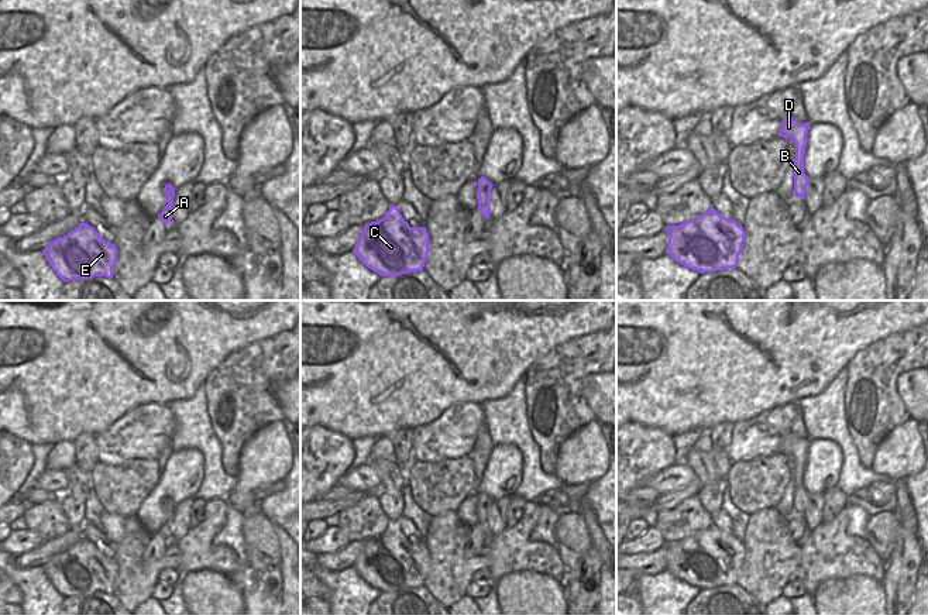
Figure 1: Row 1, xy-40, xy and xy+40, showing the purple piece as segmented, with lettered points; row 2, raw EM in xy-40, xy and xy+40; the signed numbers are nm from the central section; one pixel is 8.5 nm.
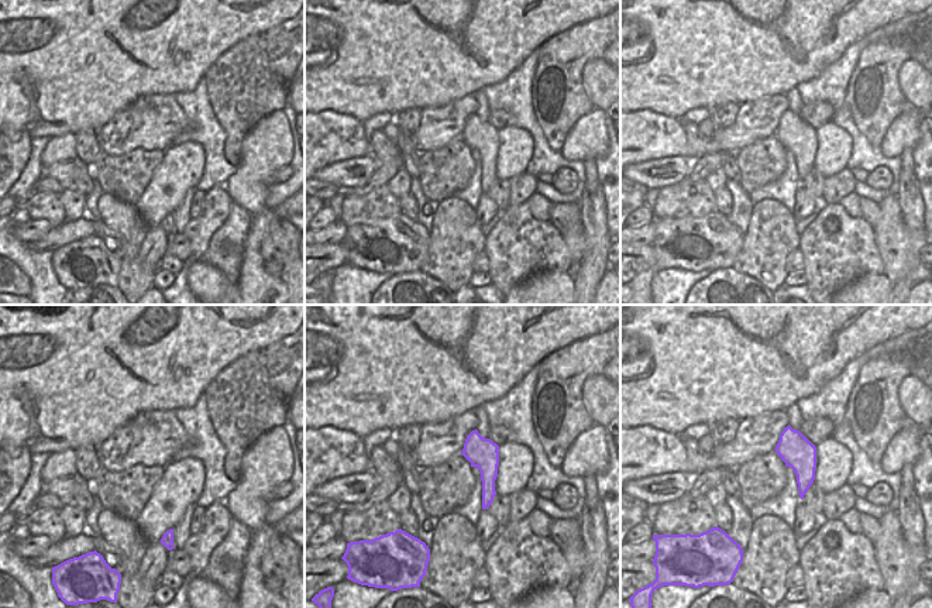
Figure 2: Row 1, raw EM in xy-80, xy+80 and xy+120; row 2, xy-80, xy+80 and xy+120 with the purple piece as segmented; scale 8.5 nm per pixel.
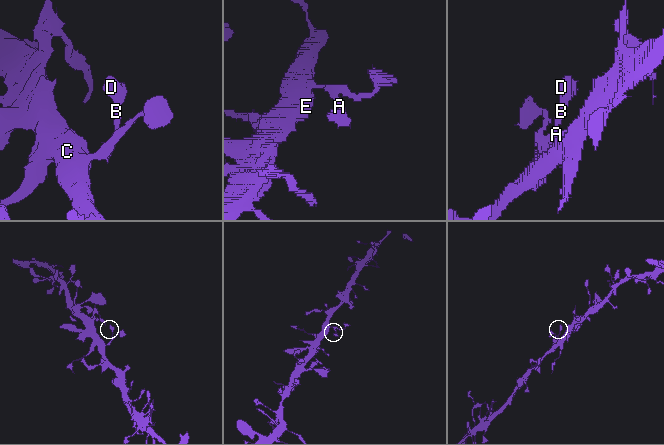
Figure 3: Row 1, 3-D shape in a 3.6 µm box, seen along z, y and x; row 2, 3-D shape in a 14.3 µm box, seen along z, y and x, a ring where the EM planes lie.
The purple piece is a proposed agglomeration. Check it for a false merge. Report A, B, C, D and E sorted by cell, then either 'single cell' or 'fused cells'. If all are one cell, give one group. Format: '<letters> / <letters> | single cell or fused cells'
A B C D E | single cell

